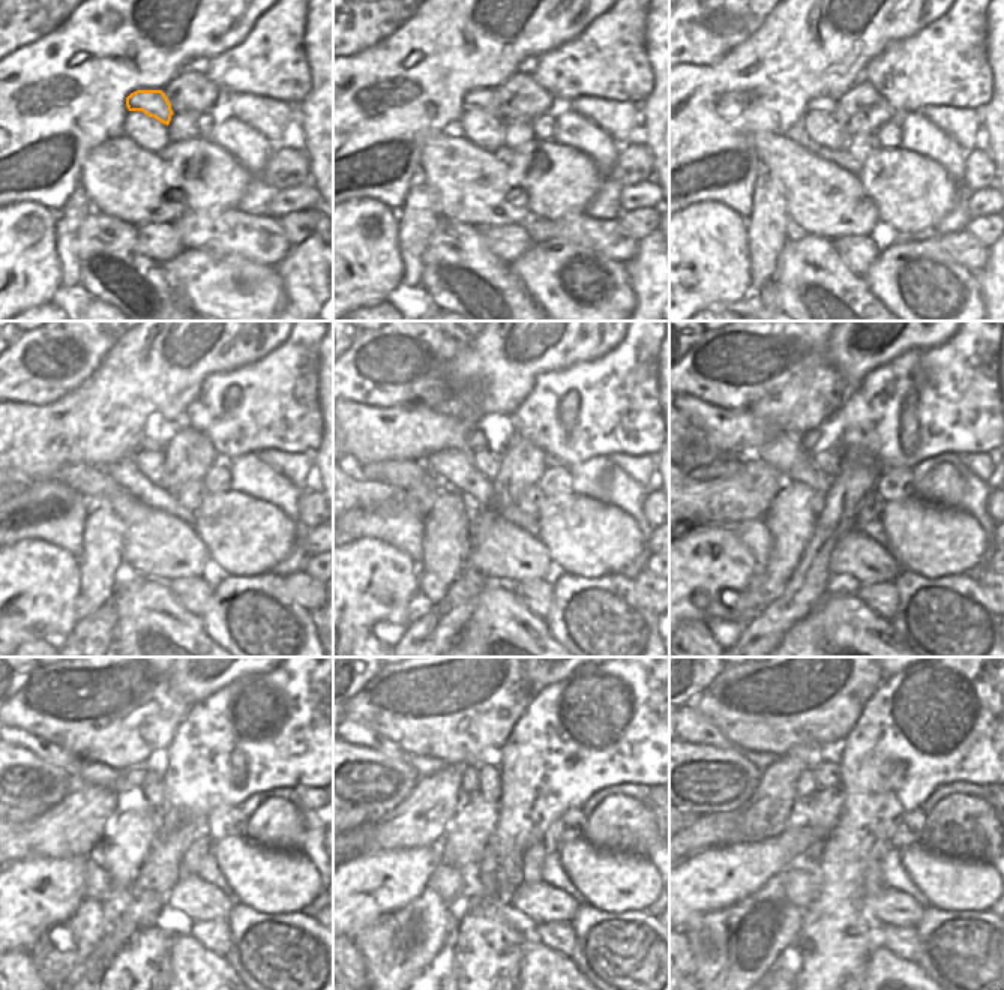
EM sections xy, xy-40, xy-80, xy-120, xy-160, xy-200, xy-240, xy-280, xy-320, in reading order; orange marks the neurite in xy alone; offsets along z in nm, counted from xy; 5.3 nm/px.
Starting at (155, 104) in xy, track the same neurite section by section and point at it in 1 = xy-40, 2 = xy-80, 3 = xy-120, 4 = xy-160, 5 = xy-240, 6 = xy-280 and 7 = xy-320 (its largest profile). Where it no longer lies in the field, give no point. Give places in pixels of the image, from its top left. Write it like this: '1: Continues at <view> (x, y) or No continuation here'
1: Continues at xy-40 (483, 99)
2: Continues at xy-80 (821, 102)
3: Continues at xy-120 (144, 441)
4: Continues at xy-160 (476, 441)
5: Continues at xy-240 (134, 779)
6: Continues at xy-280 (470, 782)
7: Continues at xy-320 (806, 785)

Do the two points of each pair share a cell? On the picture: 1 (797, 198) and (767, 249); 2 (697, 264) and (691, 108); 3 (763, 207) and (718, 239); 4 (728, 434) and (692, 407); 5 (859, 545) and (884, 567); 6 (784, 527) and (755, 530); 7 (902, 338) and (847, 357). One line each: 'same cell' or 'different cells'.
1: different cells
2: different cells
3: different cells
4: same cell
5: same cell
6: different cells
7: same cell

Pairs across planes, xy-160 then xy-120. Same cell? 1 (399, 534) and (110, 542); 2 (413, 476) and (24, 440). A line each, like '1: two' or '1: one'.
1: two
2: two

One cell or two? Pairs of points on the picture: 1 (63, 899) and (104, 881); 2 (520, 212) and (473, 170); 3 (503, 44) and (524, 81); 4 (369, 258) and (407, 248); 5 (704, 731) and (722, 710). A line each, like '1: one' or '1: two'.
1: two
2: one
3: two
4: two
5: two

